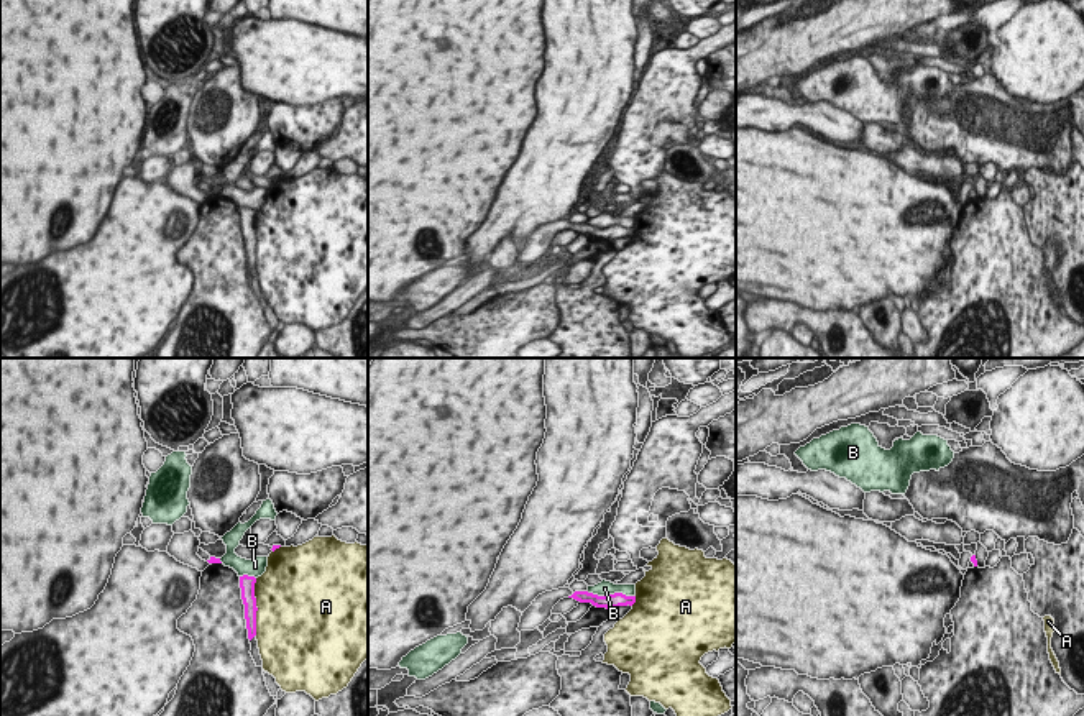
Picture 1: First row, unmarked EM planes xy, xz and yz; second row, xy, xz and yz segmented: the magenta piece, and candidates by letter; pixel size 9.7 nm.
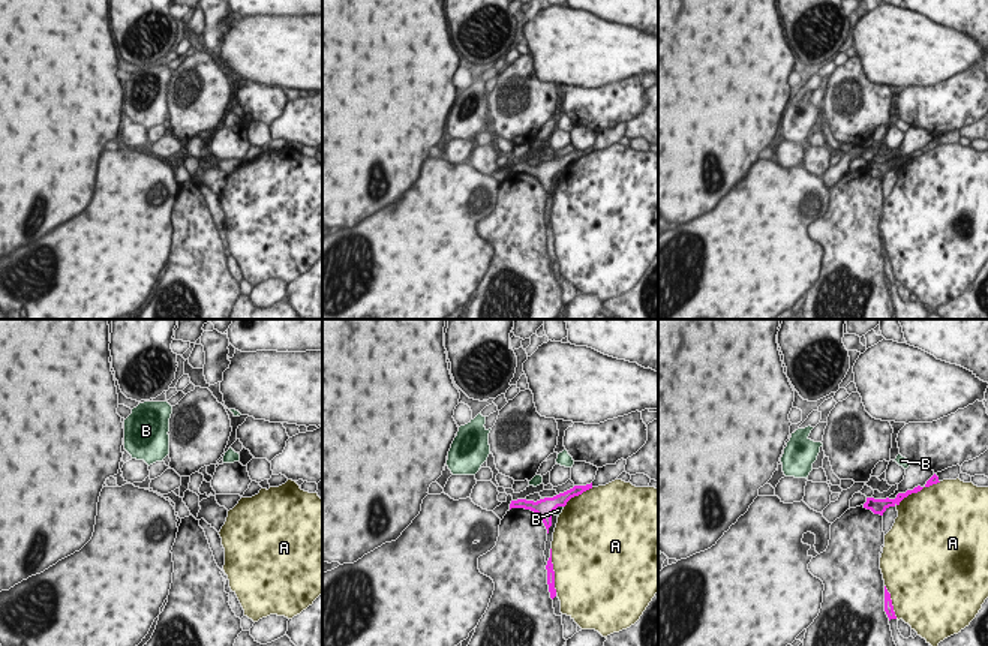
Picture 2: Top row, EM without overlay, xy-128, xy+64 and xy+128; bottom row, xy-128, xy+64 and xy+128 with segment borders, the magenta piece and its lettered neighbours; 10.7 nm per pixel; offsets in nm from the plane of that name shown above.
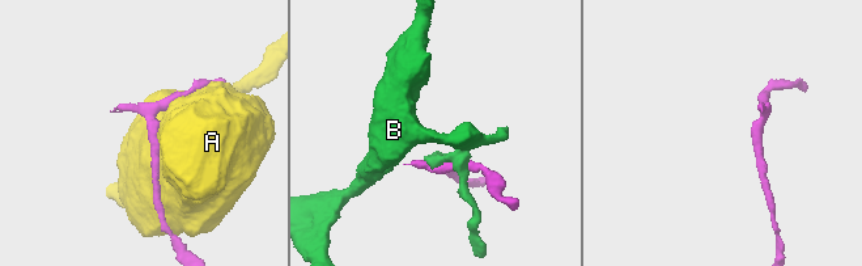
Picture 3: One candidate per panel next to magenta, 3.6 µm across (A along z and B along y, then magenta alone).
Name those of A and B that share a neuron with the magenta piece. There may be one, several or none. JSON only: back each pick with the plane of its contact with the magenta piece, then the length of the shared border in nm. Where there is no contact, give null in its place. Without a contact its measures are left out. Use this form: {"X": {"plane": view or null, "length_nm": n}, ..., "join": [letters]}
{"join": []}

